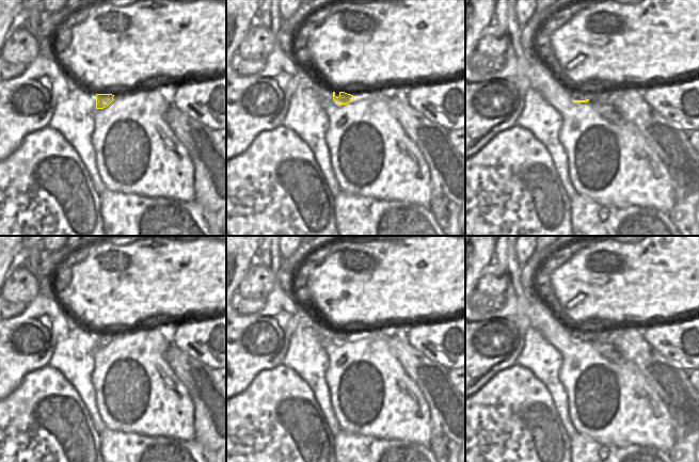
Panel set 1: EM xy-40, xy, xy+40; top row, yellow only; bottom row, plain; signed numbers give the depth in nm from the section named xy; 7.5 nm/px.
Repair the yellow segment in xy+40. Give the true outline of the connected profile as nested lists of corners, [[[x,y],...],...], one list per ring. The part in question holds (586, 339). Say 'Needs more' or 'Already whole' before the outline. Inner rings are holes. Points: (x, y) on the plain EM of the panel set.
Needs more. [[[570,329],[570,336],[574,341],[588,341],[589,338],[587,338],[583,331],[579,331],[577,329]]]

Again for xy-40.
Already whole. [[[96,333],[96,348],[104,348],[113,340],[112,333]]]

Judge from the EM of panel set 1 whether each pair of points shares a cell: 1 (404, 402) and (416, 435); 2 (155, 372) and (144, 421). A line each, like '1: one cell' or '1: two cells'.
1: one cell
2: one cell

